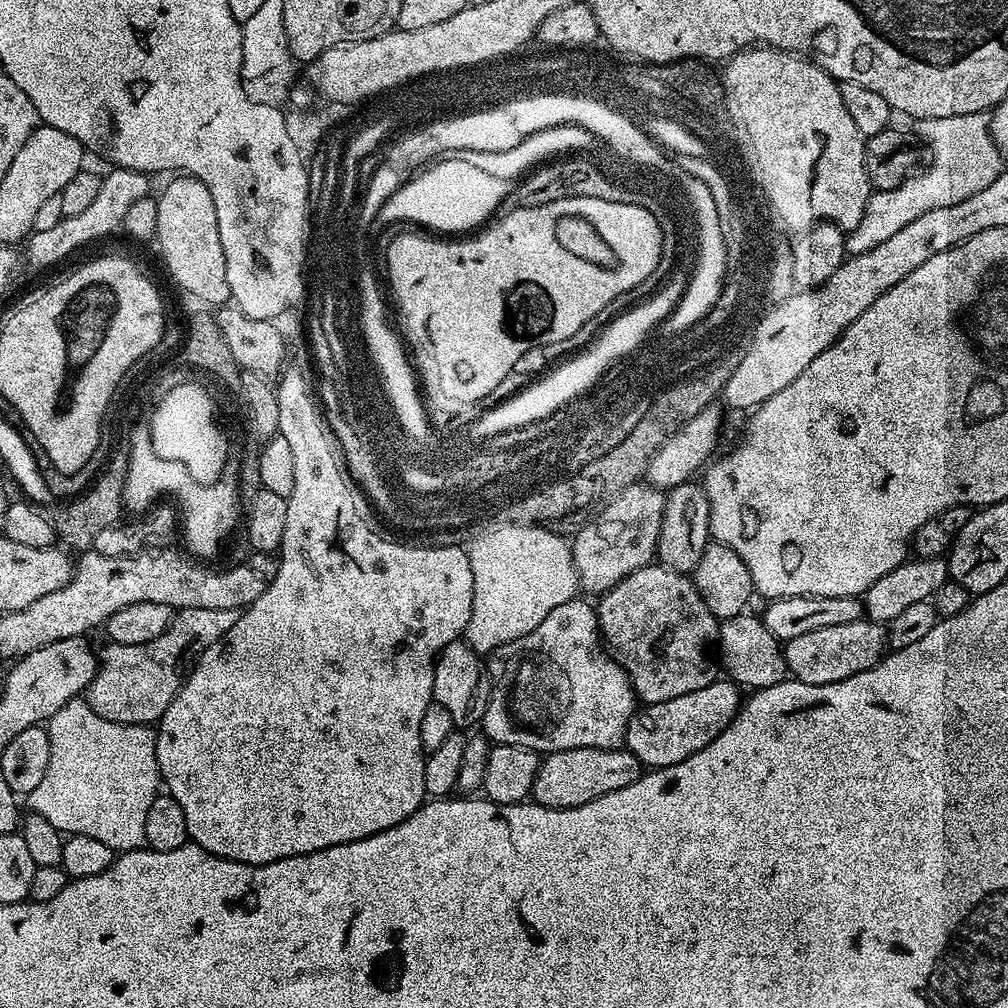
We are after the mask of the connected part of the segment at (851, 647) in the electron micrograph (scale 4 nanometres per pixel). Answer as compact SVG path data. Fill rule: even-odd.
M862 618L858 622L845 622L843 626L825 626L823 630L810 630L799 638L790 638L784 645L784 661L788 676L814 686L842 682L862 670L870 670L885 655L888 629L883 624Z

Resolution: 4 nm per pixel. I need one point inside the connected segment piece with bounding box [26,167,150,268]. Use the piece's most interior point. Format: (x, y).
(118, 191)

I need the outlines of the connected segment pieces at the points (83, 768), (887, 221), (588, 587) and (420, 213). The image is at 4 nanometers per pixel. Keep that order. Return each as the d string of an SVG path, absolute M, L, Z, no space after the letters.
M84 698L66 702L66 706L62 706L62 710L58 710L58 714L54 714L47 720L46 727L50 738L50 766L46 766L46 775L42 778L42 782L38 782L38 786L34 786L34 790L27 793L26 800L28 800L29 806L32 807L29 809L35 815L46 818L46 822L50 822L50 826L54 826L61 834L86 834L86 838L98 838L98 842L103 842L105 846L110 846L113 853L116 854L145 847L146 814L150 814L150 806L155 802L162 788L160 771L158 770L158 758L156 757L155 727L147 724L110 722L106 718L94 714L94 710L88 704L87 699Z
M983 112L974 114L958 114L954 118L938 118L937 120L917 120L914 127L922 139L928 143L932 151L932 165L921 176L909 175L894 190L885 192L873 191L866 202L866 210L862 214L862 222L854 226L846 236L846 252L848 256L857 256L866 250L874 250L878 242L886 242L890 234L902 230L926 214L926 210L938 210L938 206L954 206L954 202L962 202L970 198L970 194L978 194L985 186L990 186L994 178L1002 171L1000 152L992 141L990 120Z
M647 482L631 484L618 495L611 497L585 526L575 533L572 545L572 561L581 589L595 594L610 591L622 578L634 574L634 570L653 563L658 534L662 530L665 493Z
M444 158L425 167L419 174L403 183L378 210L375 223L385 226L396 220L416 217L425 229L435 230L440 234L464 234L469 230L479 229L489 219L487 216L496 207L499 209L503 205L509 187L510 181L506 178L485 174L483 170L470 166L470 162L465 160Z

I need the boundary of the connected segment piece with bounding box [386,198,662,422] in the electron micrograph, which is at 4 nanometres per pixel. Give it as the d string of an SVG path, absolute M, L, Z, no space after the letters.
M558 198L558 202L546 202L546 206L514 208L503 214L505 216L497 224L489 223L483 230L467 238L437 238L432 234L418 236L405 234L405 236L394 238L386 249L388 284L392 287L392 296L396 299L397 310L400 311L401 329L399 328L399 331L414 361L418 384L433 421L451 421L456 416L456 408L464 408L467 404L476 404L479 400L486 399L508 375L516 372L518 358L522 358L526 350L534 346L546 346L546 342L562 342L562 338L570 338L570 334L578 334L578 330L582 330L582 326L591 324L595 316L601 315L604 308L610 306L614 298L618 298L618 294L626 294L626 290L634 290L634 286L643 282L658 266L662 254L662 230L654 214L642 206L627 205L621 200L602 202L602 198Z

